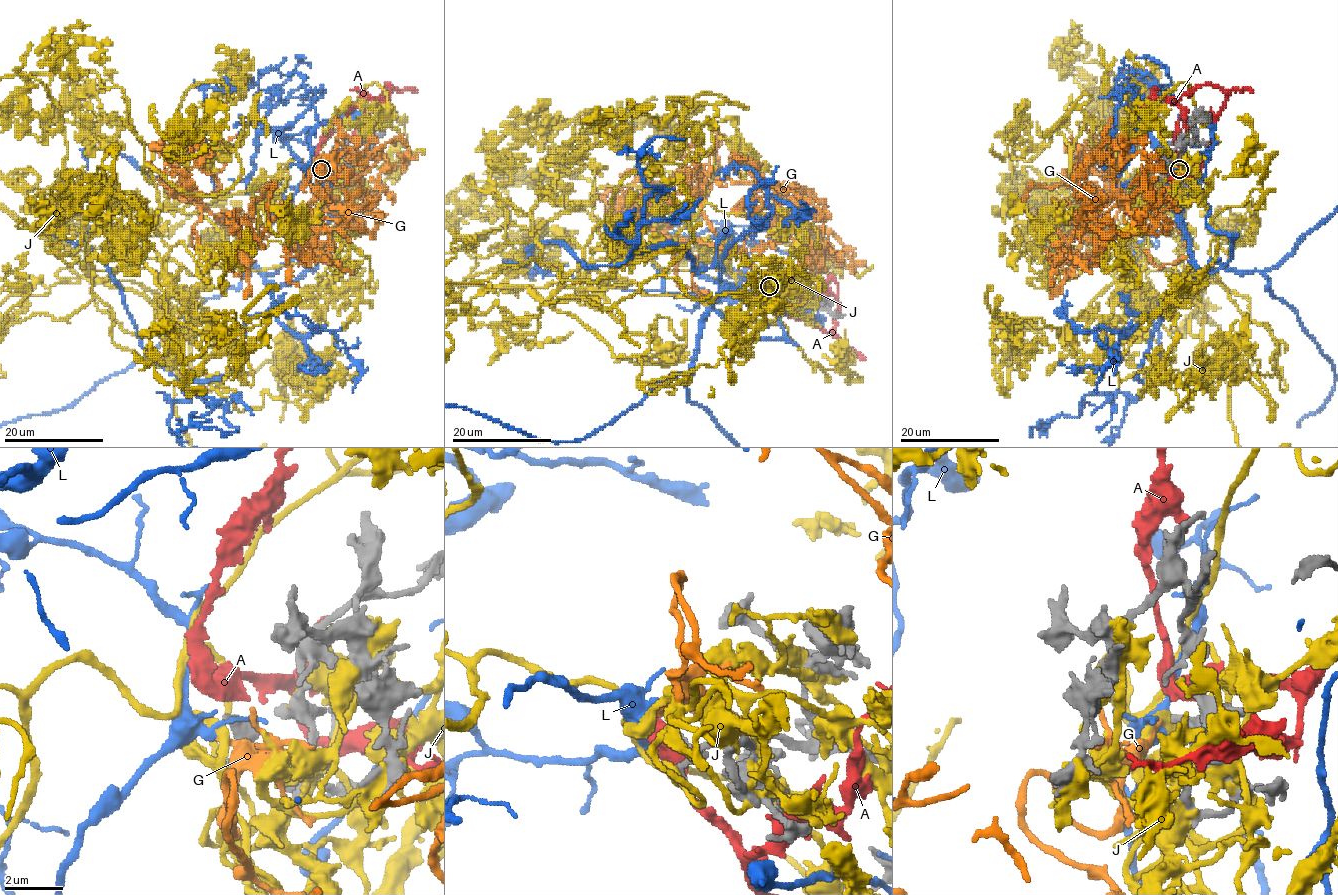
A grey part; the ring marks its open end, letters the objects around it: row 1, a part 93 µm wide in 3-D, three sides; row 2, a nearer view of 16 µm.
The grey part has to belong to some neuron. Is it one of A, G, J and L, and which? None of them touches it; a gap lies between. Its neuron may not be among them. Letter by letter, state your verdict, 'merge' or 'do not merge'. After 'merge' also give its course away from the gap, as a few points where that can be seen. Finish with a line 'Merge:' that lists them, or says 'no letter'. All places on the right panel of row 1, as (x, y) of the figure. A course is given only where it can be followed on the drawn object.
A: do not merge
G: merge; it runs (1177, 168), (1154, 179), (1176, 209), (1140, 233), (1118, 188), (1092, 189), (1108, 181), (1083, 145), (1071, 166)
J: do not merge
L: do not merge
Merge: G

